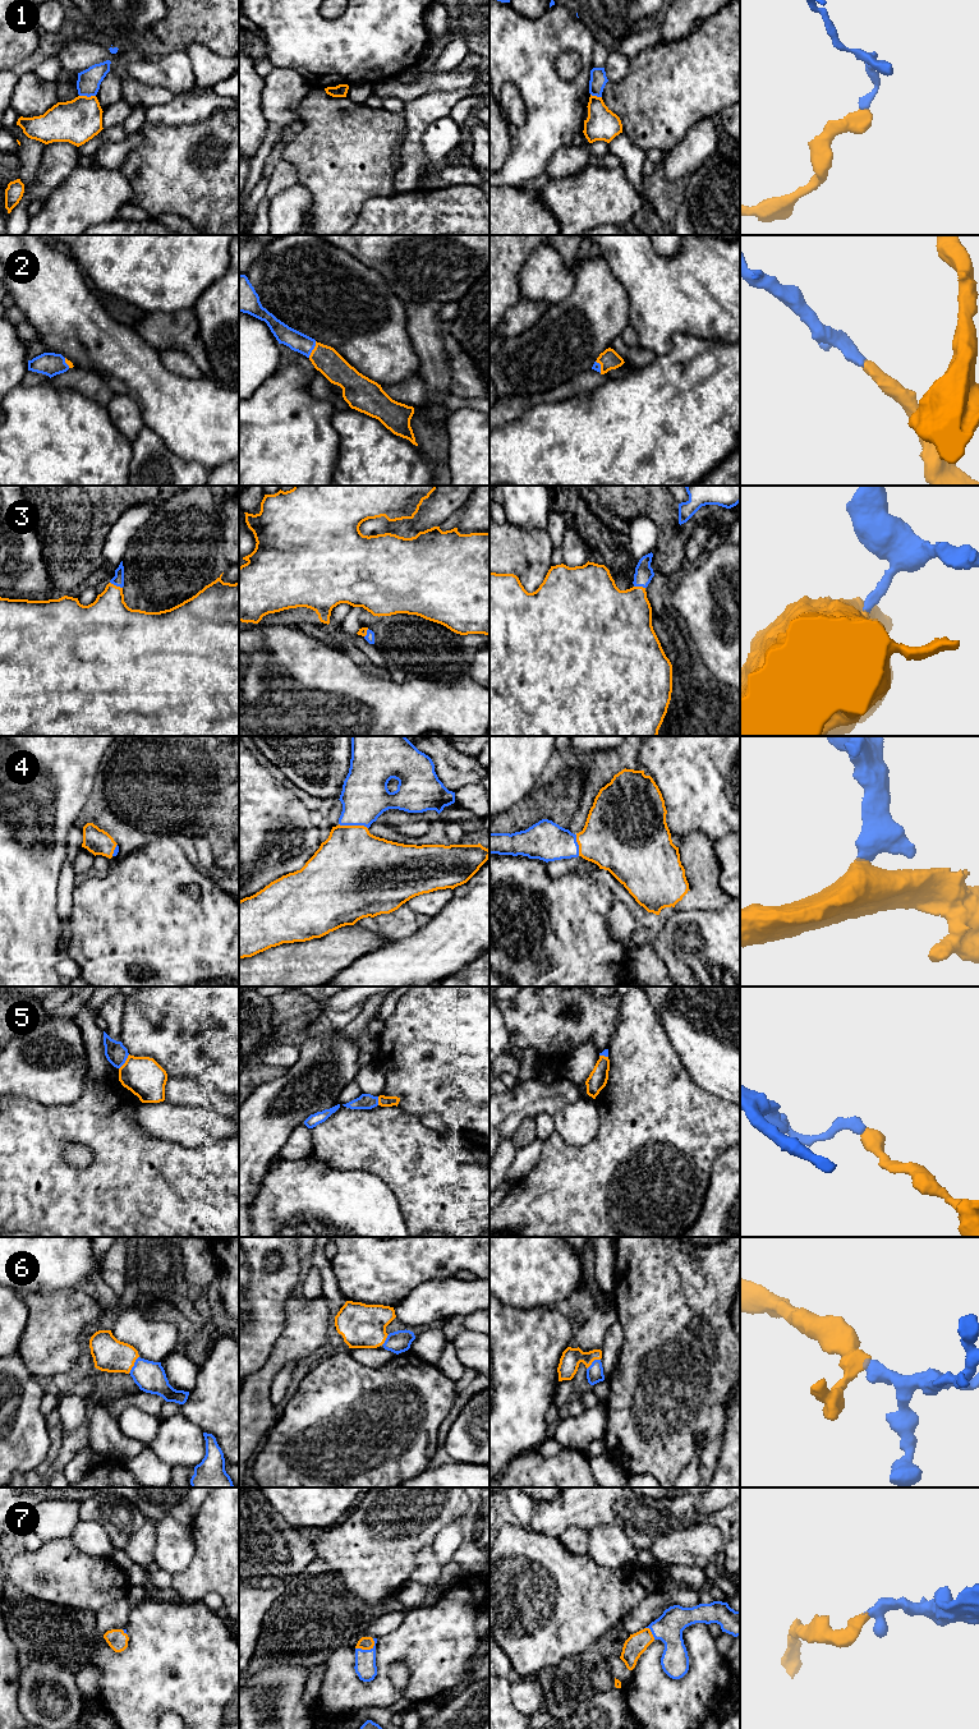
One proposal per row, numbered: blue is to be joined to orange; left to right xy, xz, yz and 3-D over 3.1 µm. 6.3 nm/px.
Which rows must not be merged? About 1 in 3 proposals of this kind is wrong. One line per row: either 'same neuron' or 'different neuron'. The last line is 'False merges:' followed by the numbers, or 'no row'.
1: different neuron
2: same neuron
3: same neuron
4: same neuron
5: different neuron
6: same neuron
7: same neuron
False merges: 1, 5

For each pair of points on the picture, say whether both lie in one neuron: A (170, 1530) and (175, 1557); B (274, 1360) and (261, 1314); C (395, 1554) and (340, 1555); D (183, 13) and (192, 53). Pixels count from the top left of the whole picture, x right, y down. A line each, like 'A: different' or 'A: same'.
A: same
B: different
C: same
D: different

